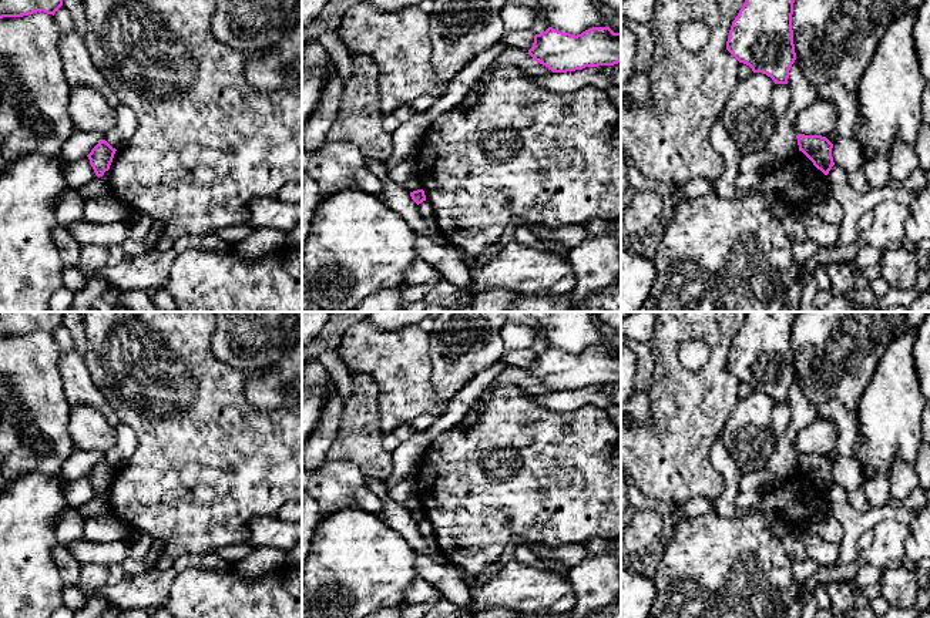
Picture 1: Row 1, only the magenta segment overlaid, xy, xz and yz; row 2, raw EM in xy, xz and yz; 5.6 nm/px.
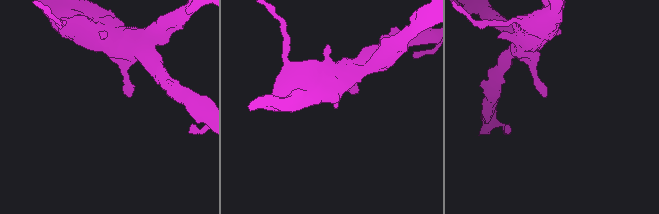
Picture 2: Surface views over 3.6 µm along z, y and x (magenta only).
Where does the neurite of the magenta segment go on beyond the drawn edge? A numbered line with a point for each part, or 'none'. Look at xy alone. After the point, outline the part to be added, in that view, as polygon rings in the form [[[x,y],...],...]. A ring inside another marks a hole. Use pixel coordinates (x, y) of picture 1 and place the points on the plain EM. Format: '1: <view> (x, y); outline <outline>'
none

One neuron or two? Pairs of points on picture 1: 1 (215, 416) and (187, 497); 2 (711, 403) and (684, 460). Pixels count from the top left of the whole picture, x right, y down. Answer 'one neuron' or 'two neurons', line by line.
1: one neuron
2: one neuron

